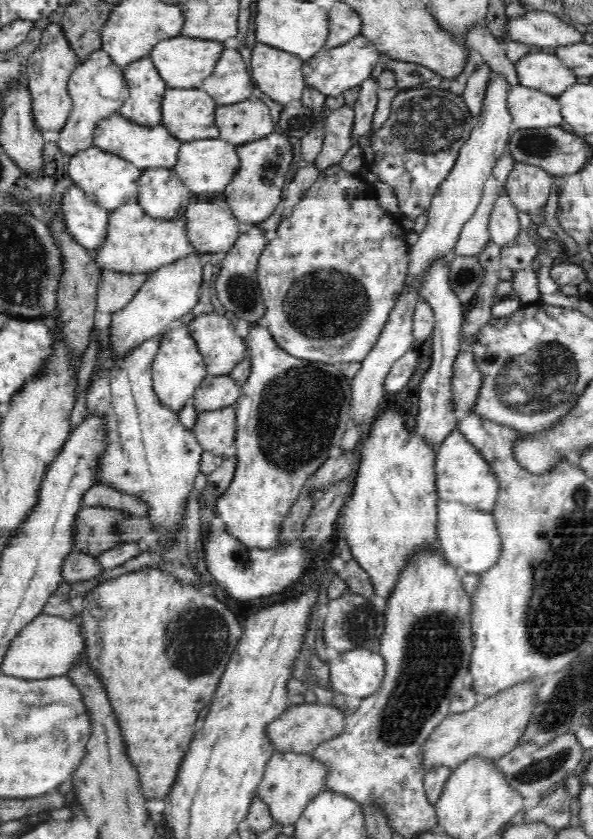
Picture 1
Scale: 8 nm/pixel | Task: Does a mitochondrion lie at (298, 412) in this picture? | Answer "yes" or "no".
yes

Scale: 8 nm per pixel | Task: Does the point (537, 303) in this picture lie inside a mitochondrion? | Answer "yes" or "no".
no

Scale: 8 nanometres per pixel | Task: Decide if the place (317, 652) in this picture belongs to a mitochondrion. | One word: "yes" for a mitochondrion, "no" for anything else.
no

